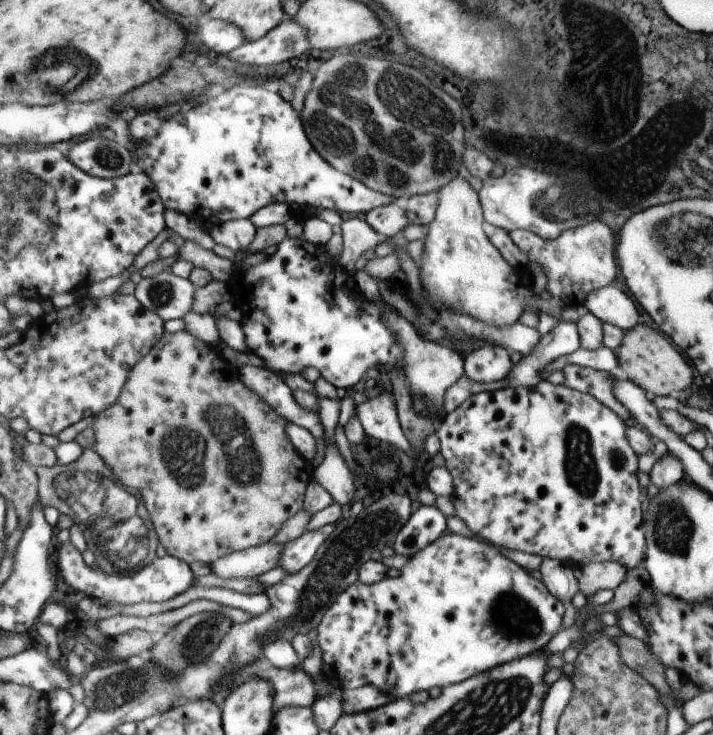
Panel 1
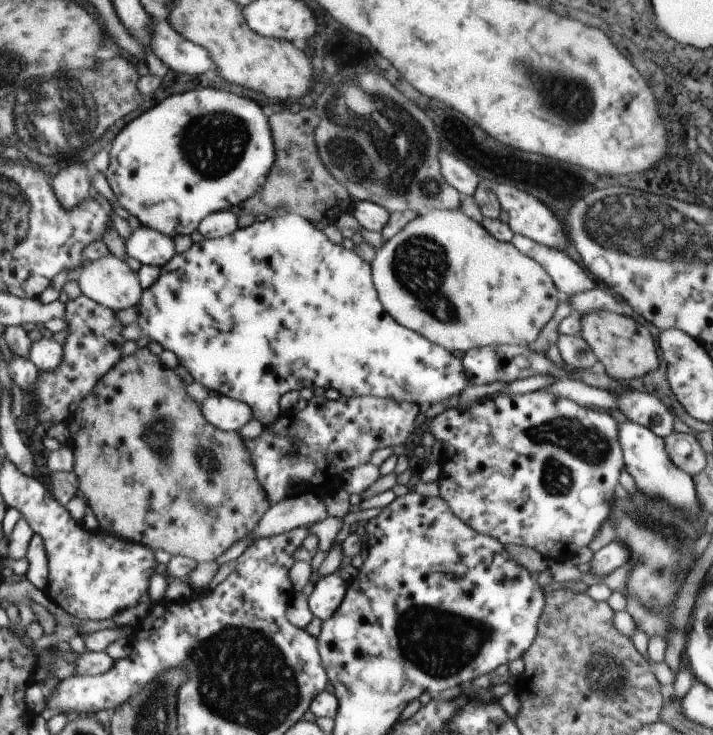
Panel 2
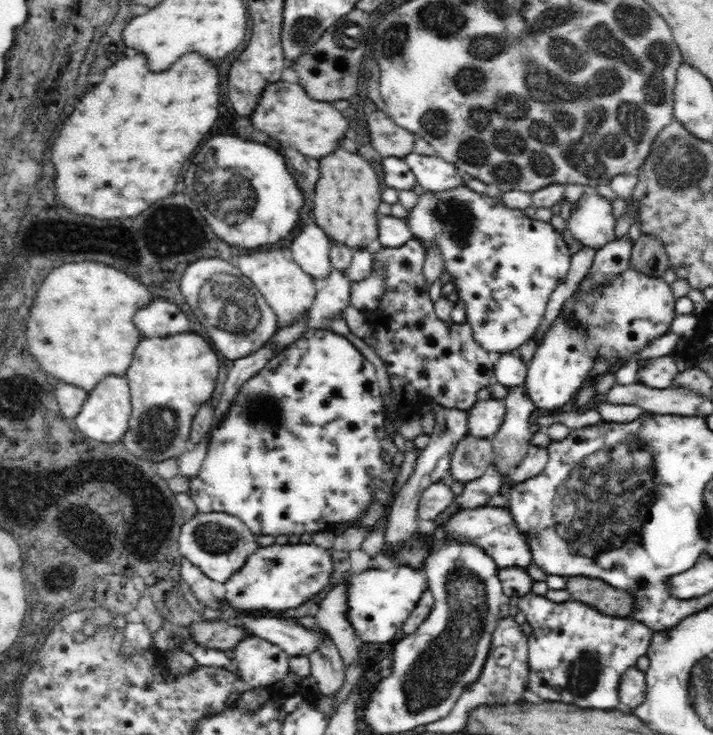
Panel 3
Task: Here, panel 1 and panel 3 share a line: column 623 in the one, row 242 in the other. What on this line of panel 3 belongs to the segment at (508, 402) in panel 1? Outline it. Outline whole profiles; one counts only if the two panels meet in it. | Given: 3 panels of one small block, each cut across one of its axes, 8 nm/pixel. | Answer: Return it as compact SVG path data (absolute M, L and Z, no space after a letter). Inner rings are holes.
M459 186L454 189L445 189L444 192L427 192L420 196L418 200L419 204L409 213L408 218L405 222L408 223L409 230L412 231L413 238L419 240L426 250L430 248L435 248L439 250L442 260L446 260L446 268L456 276L458 280L458 288L460 288L460 298L466 300L468 304L468 316L466 316L466 322L472 324L473 335L475 341L484 349L487 349L490 353L496 354L506 354L506 352L515 352L519 346L522 346L524 342L528 342L531 336L535 334L538 330L540 322L542 322L544 311L546 311L546 306L548 299L551 298L552 292L558 287L558 280L563 280L570 271L572 253L570 253L570 247L568 243L564 240L561 234L558 234L549 222L536 222L536 220L528 220L524 216L520 216L518 210L510 210L508 208L500 207L498 204L494 204L492 198L484 198L484 196L478 196L476 192L468 190L468 188L463 188Z

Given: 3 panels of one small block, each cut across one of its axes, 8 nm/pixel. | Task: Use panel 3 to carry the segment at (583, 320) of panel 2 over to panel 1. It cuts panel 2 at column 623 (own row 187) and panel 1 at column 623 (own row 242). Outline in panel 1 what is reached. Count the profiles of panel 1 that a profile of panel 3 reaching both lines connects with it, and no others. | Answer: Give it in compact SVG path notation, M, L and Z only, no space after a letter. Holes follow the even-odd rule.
M637 324L624 331L620 347L615 354L619 368L626 374L627 380L653 397L681 392L693 380L691 368L685 364L683 356L673 346L669 346L669 340L663 334L659 334L658 330L651 330L649 326Z

